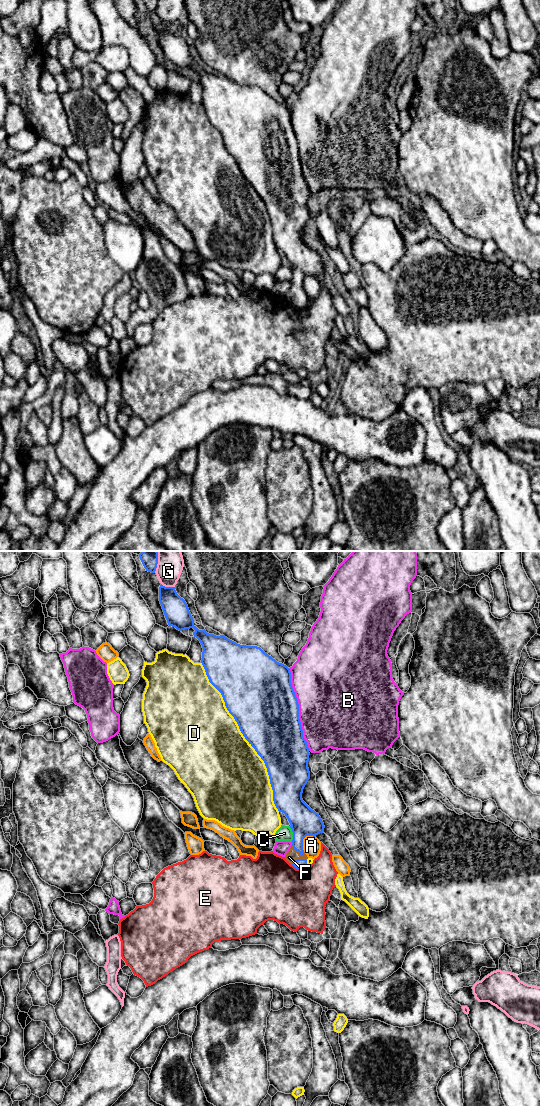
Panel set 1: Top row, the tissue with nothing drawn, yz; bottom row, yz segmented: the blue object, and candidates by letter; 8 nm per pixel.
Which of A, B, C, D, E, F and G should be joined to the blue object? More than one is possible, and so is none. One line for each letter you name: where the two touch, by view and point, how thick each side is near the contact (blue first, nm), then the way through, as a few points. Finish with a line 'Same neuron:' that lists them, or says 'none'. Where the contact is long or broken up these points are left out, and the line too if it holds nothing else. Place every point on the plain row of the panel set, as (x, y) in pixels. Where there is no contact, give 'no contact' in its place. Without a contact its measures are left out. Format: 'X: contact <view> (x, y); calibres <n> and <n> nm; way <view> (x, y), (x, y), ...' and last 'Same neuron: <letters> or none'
F: contact yz (297, 299); calibres 80 and 80 nm; way yz (297, 303), (297, 299), (292, 294)
Same neuron: F

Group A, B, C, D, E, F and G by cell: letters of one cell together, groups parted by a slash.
A / B / C / D / E / F / G

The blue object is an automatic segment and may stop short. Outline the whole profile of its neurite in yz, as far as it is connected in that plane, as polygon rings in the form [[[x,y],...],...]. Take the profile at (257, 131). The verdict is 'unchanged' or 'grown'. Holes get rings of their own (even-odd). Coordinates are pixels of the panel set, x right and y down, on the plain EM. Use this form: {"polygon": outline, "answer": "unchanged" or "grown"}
{"polygon": [[[161,24],[159,27],[159,41],[169,66],[175,67],[179,71],[190,68],[195,70],[193,75],[202,85],[201,103],[209,122],[221,133],[225,146],[237,162],[241,173],[264,201],[273,230],[274,244],[279,252],[285,254],[291,265],[290,268],[293,272],[292,286],[285,299],[296,309],[304,308],[307,305],[308,297],[303,290],[303,279],[306,276],[315,277],[323,273],[325,266],[319,254],[312,250],[302,239],[303,229],[310,219],[308,208],[310,193],[307,182],[303,177],[299,159],[299,144],[291,124],[290,109],[286,105],[277,102],[260,87],[240,85],[224,75],[216,76],[207,73],[205,69],[199,70],[194,65],[187,43],[177,34],[175,27],[165,27]]], "answer": "grown"}

